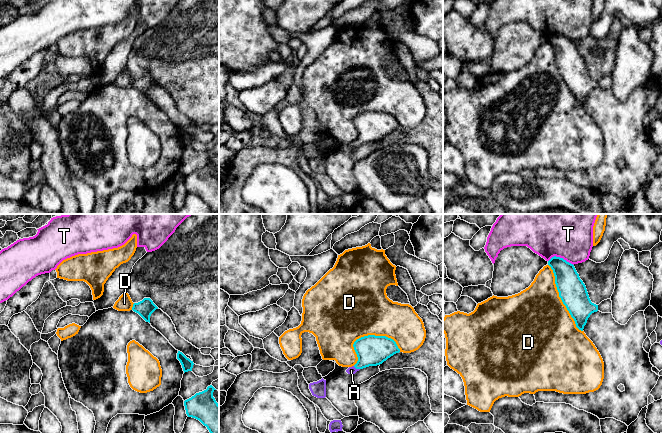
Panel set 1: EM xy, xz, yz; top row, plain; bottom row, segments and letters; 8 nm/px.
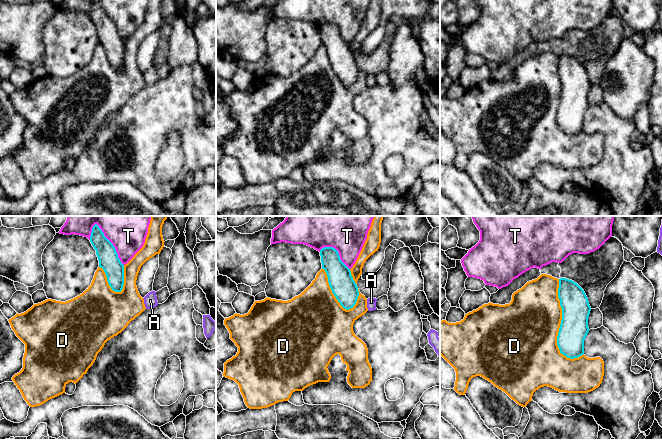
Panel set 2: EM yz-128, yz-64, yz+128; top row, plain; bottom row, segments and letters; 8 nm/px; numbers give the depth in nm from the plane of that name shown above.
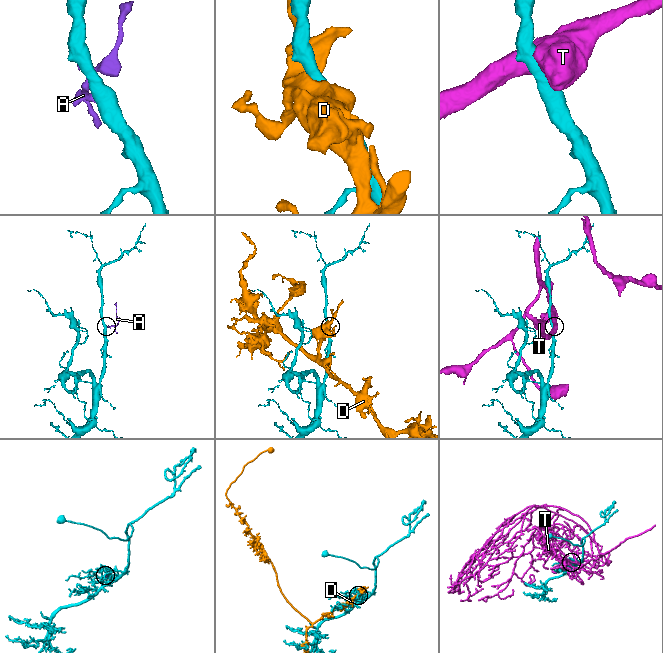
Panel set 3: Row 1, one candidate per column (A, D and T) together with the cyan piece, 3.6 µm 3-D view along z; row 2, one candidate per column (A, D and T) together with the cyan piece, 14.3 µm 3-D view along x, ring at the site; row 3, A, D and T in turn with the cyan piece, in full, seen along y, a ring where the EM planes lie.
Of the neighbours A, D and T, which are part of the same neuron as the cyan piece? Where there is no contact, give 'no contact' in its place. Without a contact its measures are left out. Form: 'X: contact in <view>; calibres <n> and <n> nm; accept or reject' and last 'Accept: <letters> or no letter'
A: contact in xz; calibres 240 and 60 nm; accept
D: contact in xz; calibres 240 and 500 nm; reject
T: contact in yz; calibres 200 and 300 nm; reject
Accept: A

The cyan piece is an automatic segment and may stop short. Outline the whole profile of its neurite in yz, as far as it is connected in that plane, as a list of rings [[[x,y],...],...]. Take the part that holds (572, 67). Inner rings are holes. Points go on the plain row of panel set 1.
[[[554,32],[548,37],[548,41],[553,46],[559,73],[576,103],[583,107],[590,91],[598,87],[598,81],[591,78],[586,62],[573,40]]]

